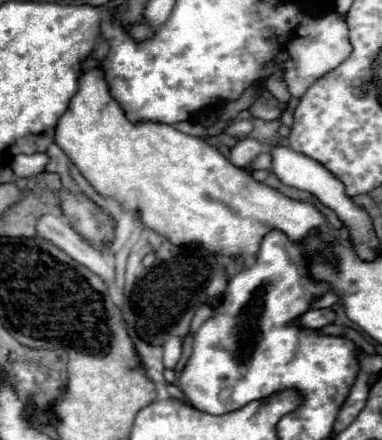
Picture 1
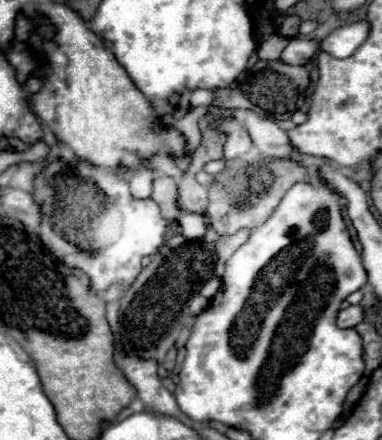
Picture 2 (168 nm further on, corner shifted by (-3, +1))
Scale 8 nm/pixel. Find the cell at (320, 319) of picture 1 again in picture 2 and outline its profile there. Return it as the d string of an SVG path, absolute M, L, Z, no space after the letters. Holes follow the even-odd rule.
M349 305L347 309L341 309L337 315L339 327L355 327L363 321L363 309L359 305Z

